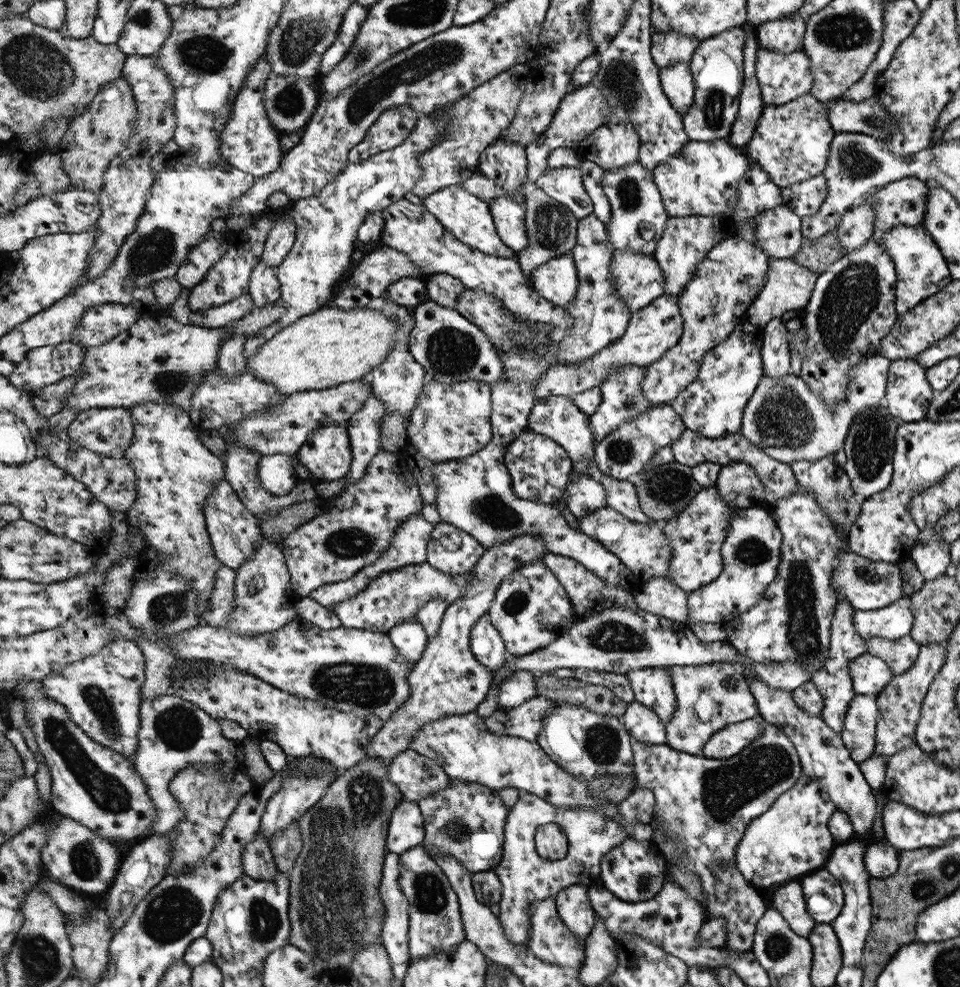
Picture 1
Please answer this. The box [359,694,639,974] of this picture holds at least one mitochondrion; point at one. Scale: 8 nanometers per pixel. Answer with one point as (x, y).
(431, 900)

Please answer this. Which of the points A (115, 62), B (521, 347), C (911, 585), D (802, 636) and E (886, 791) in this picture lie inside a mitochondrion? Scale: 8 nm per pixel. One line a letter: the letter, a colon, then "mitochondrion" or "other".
A: other
B: other
C: other
D: mitochondrion
E: other

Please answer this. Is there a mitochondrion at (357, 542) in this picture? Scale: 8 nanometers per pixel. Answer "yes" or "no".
yes

